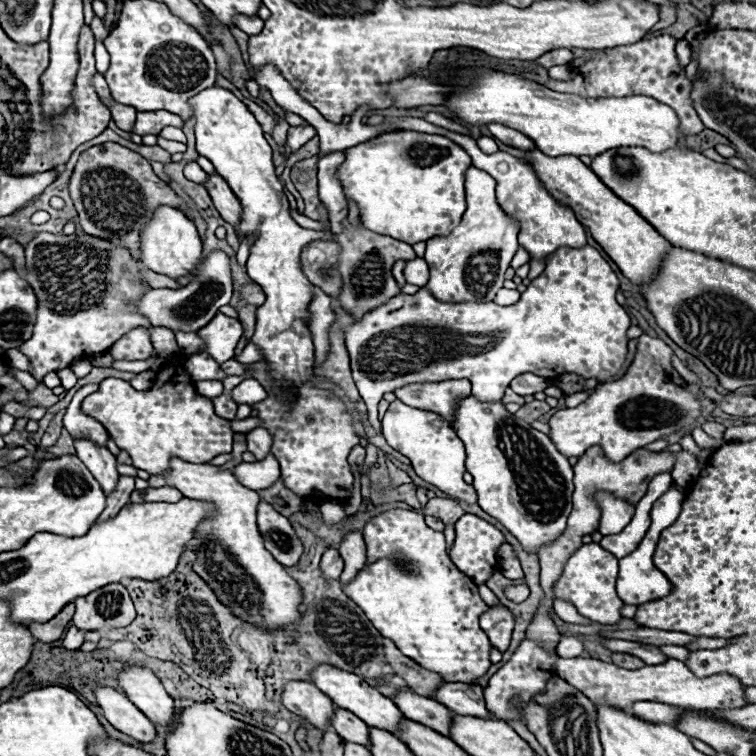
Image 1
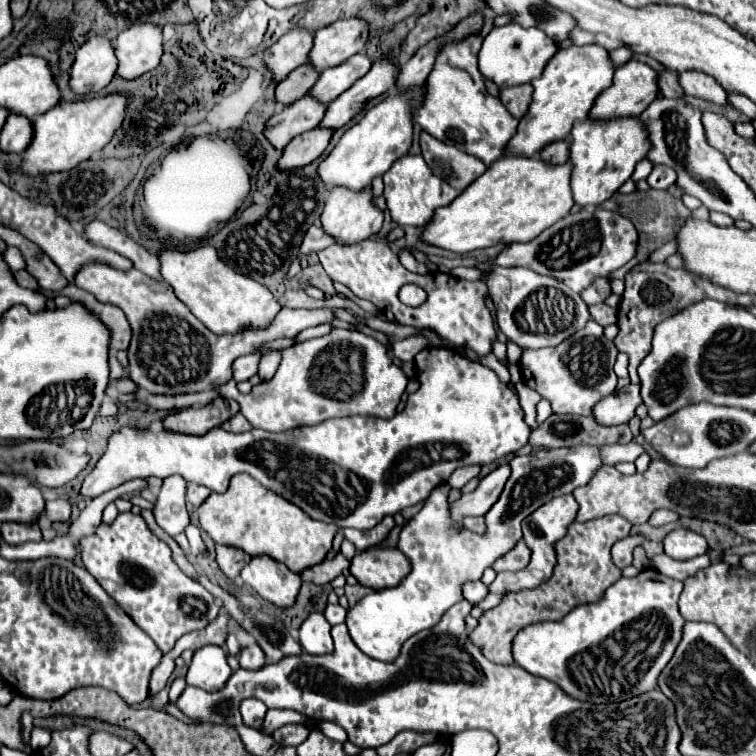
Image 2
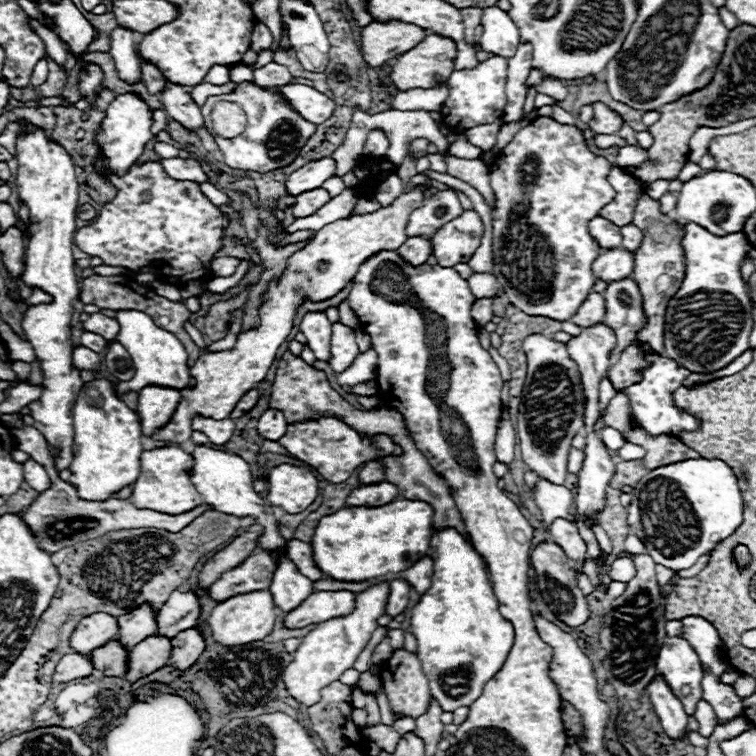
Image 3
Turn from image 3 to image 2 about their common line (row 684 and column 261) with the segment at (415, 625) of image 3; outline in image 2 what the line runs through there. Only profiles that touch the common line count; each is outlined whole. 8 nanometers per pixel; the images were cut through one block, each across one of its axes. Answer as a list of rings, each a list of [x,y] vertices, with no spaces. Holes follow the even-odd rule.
[[[444,346],[424,348],[422,352],[416,354],[414,364],[416,364],[416,378],[420,382],[420,388],[414,394],[410,394],[406,408],[390,420],[350,416],[350,418],[332,418],[316,426],[304,426],[304,428],[296,428],[292,432],[280,432],[280,434],[256,430],[256,428],[234,434],[222,428],[212,428],[204,436],[180,434],[170,430],[162,430],[154,434],[148,428],[124,426],[110,434],[104,456],[98,460],[96,468],[86,476],[82,484],[82,496],[96,498],[102,492],[112,490],[128,480],[150,478],[152,472],[158,474],[158,478],[168,478],[172,474],[178,474],[186,482],[202,484],[212,492],[226,492],[230,478],[234,474],[246,472],[262,486],[294,502],[316,520],[332,522],[340,528],[370,530],[386,514],[396,514],[406,506],[414,506],[422,502],[432,492],[432,488],[446,482],[456,468],[470,466],[470,464],[478,464],[478,466],[490,464],[498,458],[504,458],[520,450],[528,442],[530,428],[524,422],[524,410],[520,408],[518,394],[510,386],[500,382],[500,378],[490,368],[480,366],[478,362],[472,362],[460,352],[448,350]],[[450,444],[462,450],[462,458],[458,460],[442,458],[442,450]]]

